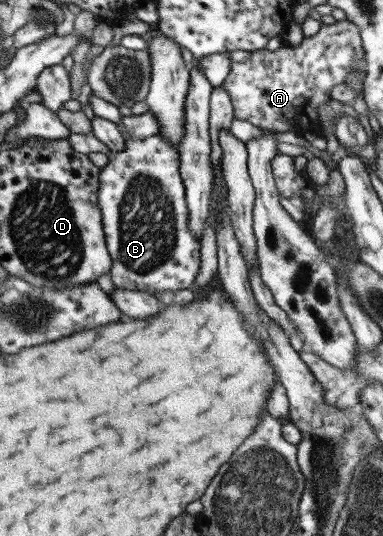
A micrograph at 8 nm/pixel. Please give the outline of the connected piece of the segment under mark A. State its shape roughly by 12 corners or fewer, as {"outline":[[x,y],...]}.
{"outline":[[322,24],[299,47],[229,51],[233,119],[299,135],[349,70],[359,27]]}

